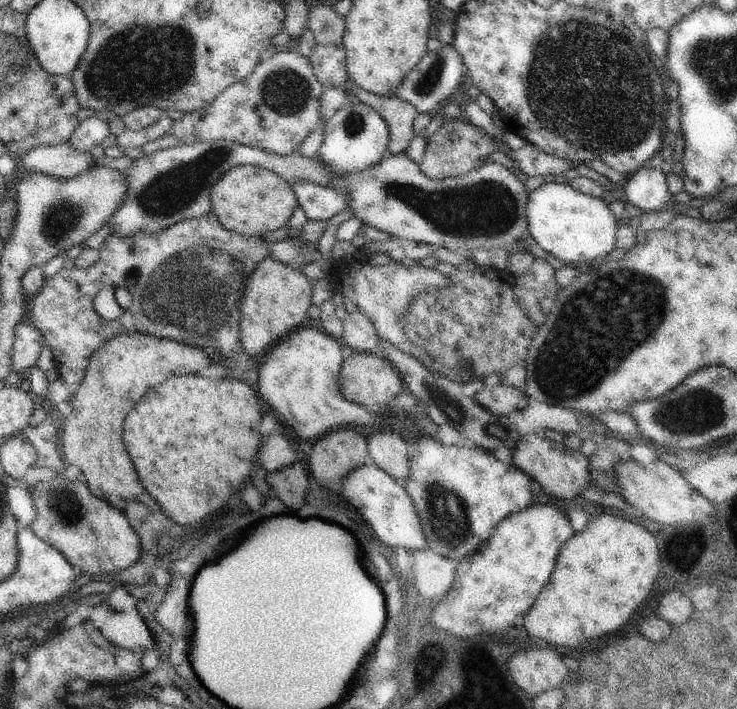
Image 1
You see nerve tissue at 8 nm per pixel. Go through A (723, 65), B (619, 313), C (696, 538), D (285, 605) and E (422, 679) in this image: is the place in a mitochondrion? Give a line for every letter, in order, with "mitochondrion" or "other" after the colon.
A: mitochondrion
B: mitochondrion
C: other
D: mitochondrion
E: other

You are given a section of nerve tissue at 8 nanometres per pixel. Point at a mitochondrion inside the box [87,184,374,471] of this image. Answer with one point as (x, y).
(187, 290)

